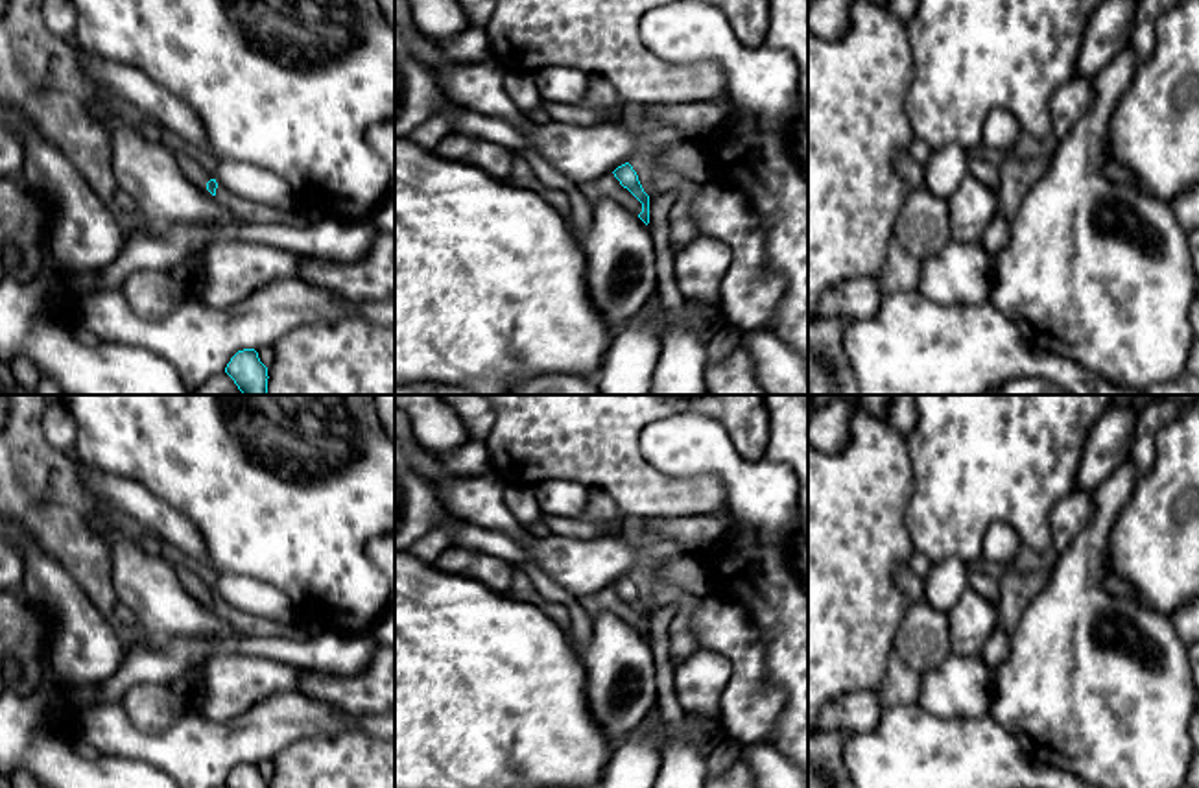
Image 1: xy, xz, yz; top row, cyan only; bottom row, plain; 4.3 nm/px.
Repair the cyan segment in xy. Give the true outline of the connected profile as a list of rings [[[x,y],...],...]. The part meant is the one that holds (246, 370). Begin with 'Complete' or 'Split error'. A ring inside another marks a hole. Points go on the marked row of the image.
Complete. [[[255,349],[238,351],[225,367],[242,395],[267,395],[267,367]]]

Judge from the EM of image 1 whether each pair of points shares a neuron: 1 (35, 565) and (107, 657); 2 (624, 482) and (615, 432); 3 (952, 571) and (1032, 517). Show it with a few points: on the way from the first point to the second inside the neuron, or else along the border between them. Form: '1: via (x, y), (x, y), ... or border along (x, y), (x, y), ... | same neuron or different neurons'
1: via (48, 587), (85, 635) | same neuron
2: via (620, 469), (615, 464), (615, 445) | same neuron
3: border along (932, 561), (960, 558), (969, 565) | different neurons

